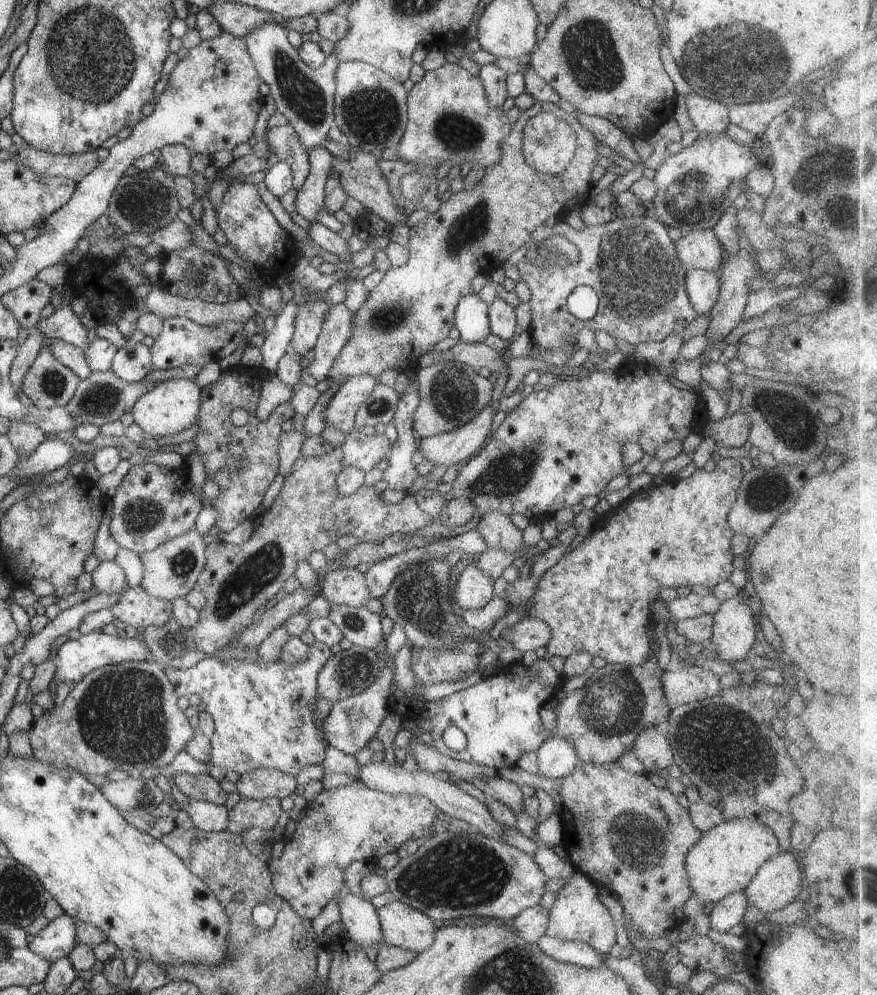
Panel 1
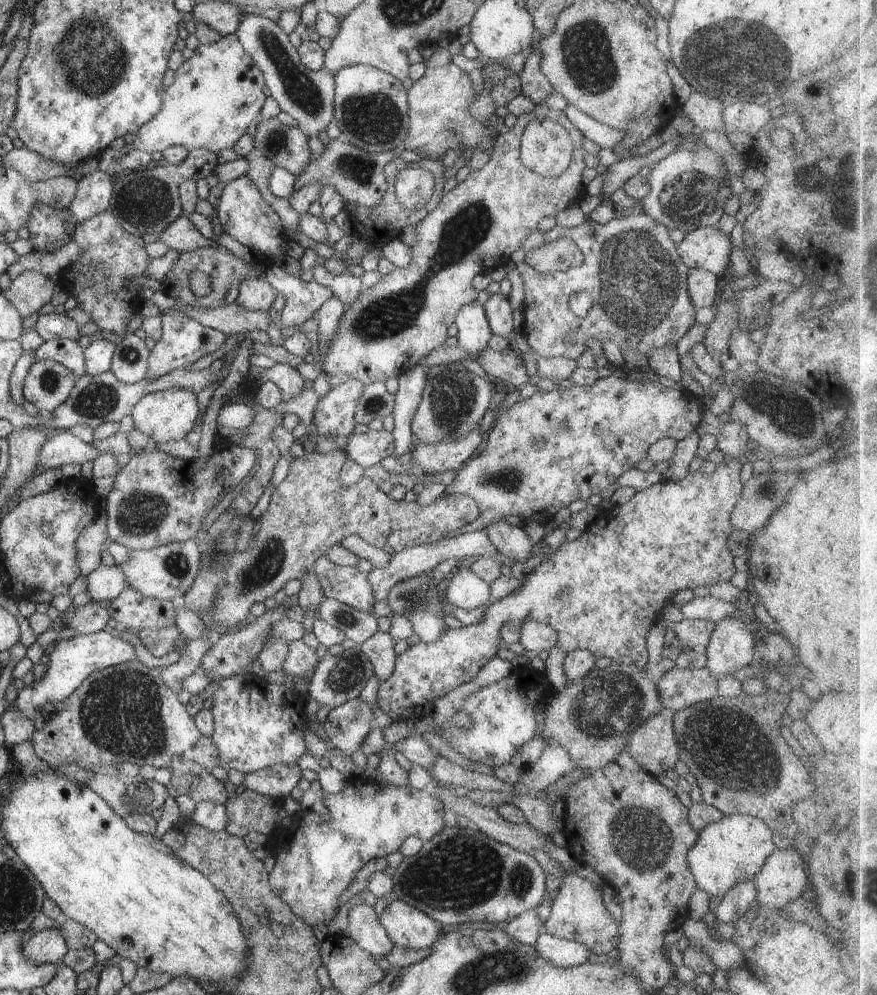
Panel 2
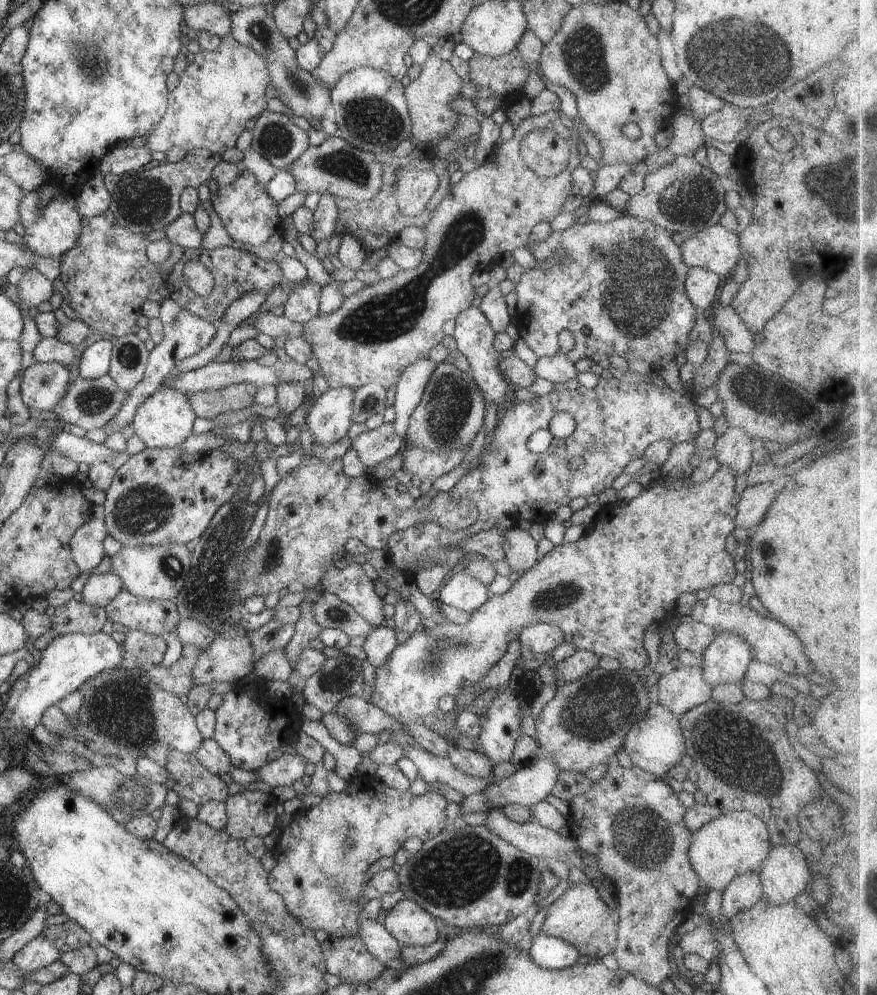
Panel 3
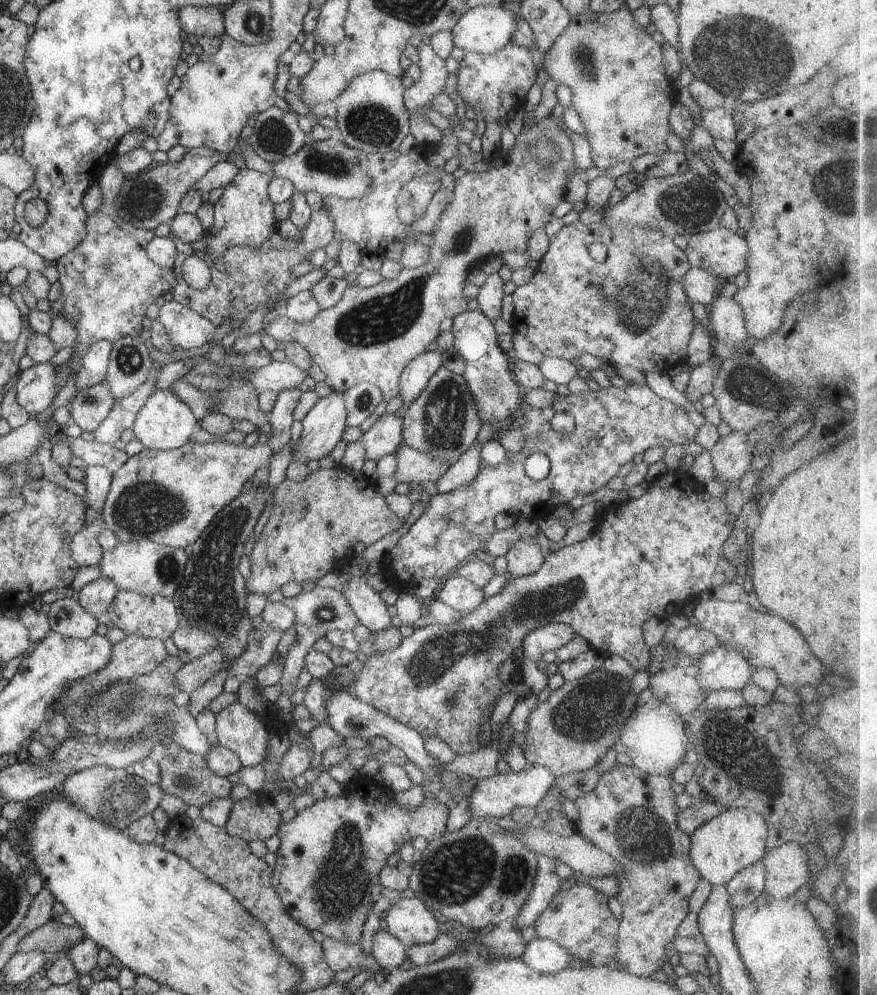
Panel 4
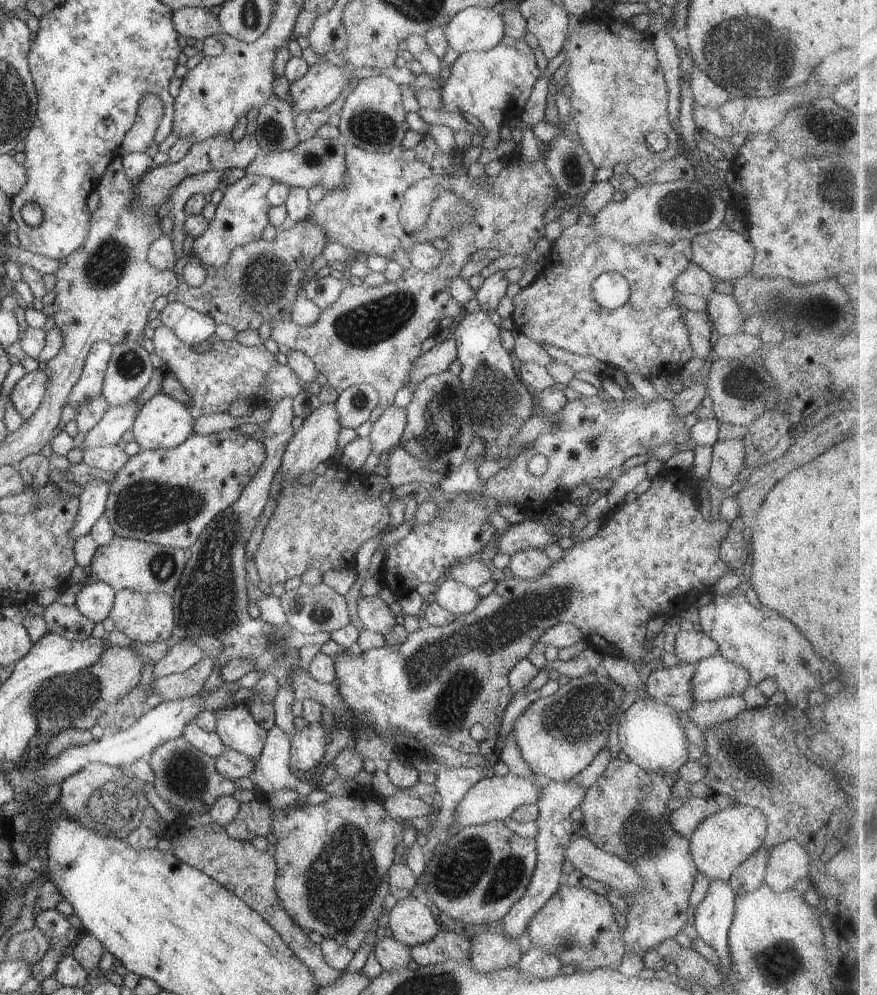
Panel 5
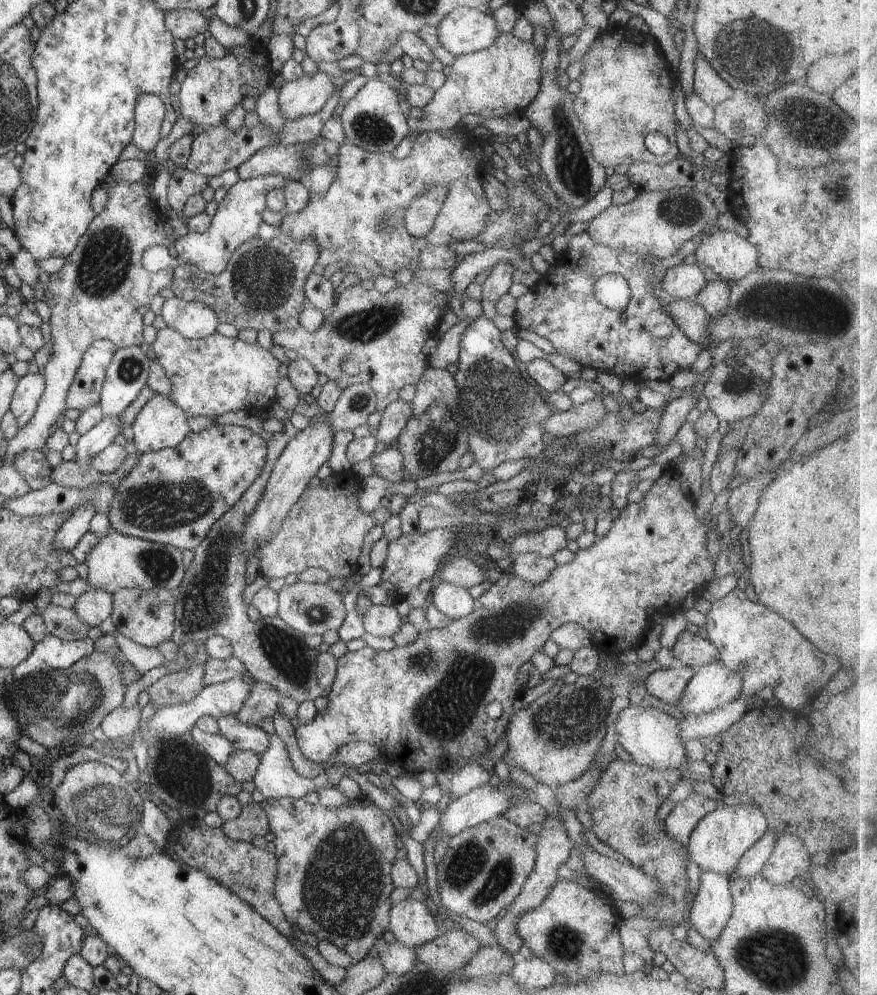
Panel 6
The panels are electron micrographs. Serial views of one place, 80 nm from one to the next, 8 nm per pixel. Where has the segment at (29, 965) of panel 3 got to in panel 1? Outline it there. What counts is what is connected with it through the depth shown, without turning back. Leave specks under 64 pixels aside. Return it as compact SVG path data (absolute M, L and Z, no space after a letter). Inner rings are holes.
M66 913L51 920L35 937L30 938L30 948L50 962L66 957L75 947L75 922L75 918Z

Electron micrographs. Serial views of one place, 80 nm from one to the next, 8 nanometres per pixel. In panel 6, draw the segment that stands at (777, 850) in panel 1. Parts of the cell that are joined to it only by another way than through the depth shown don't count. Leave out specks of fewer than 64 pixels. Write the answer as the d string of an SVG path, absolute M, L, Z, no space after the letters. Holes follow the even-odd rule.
M720 803L718 808L704 816L689 839L688 855L701 870L716 872L729 877L736 871L742 854L750 850L768 830L768 820L754 804L748 803L726 806Z

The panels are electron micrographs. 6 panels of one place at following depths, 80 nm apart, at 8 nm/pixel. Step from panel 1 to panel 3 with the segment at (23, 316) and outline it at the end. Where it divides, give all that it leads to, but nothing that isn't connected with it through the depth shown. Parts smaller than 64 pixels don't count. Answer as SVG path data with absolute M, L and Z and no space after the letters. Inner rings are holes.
M26 269L24 276L16 285L18 302L25 308L37 307L53 296L53 282L36 270Z

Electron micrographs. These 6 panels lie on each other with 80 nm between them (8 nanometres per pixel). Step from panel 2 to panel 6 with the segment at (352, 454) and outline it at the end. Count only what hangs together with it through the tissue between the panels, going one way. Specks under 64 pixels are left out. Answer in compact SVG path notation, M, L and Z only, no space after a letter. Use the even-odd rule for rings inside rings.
M397 399L381 415L382 422L380 422L374 438L378 442L382 442L387 447L390 447L398 440L398 436L402 434L406 424L411 421L412 406L410 406L410 402Z

